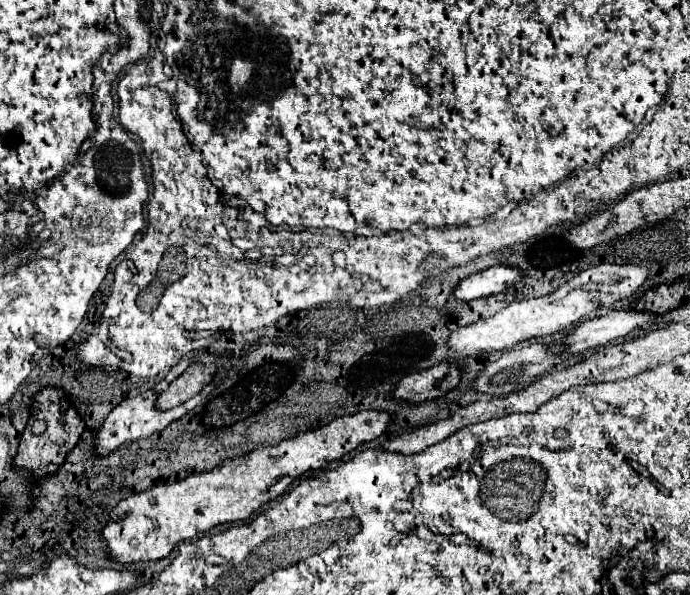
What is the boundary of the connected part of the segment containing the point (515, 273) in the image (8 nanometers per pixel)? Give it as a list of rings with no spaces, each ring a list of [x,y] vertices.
[[[497,265],[491,269],[485,269],[481,273],[475,273],[471,277],[465,277],[457,289],[453,291],[453,295],[461,301],[471,301],[471,299],[479,299],[479,297],[489,297],[489,295],[497,295],[501,291],[505,291],[507,287],[519,283],[523,279],[521,269],[513,269],[513,267],[505,267],[505,265]]]

